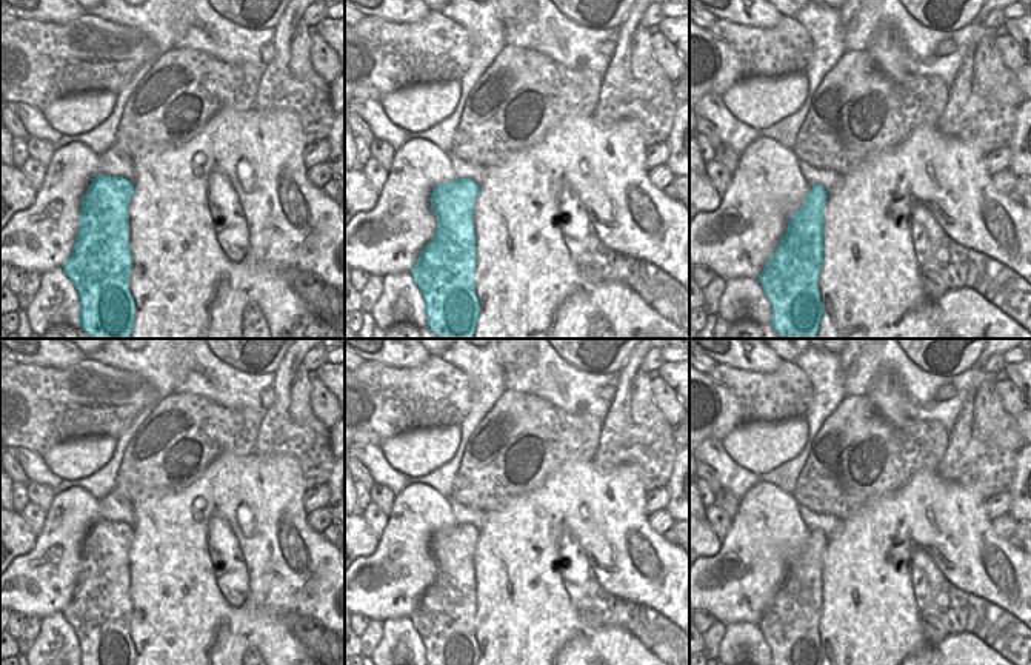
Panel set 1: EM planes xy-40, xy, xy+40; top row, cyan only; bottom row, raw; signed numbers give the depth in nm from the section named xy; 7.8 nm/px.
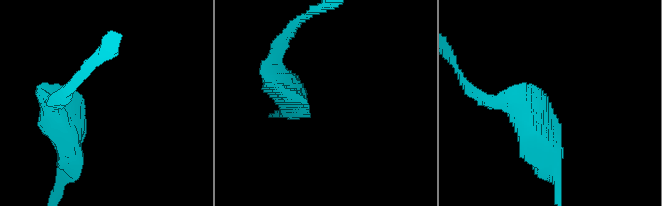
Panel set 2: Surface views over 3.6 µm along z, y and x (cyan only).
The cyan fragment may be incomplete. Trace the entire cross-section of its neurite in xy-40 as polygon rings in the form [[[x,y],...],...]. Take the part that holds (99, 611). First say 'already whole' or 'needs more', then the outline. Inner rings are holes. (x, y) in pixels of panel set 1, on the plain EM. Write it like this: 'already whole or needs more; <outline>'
already whole; [[[98,519],[80,553],[80,576],[62,611],[80,643],[80,665],[135,665],[129,636],[129,546],[134,528]]]

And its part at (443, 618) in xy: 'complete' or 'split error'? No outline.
complete

